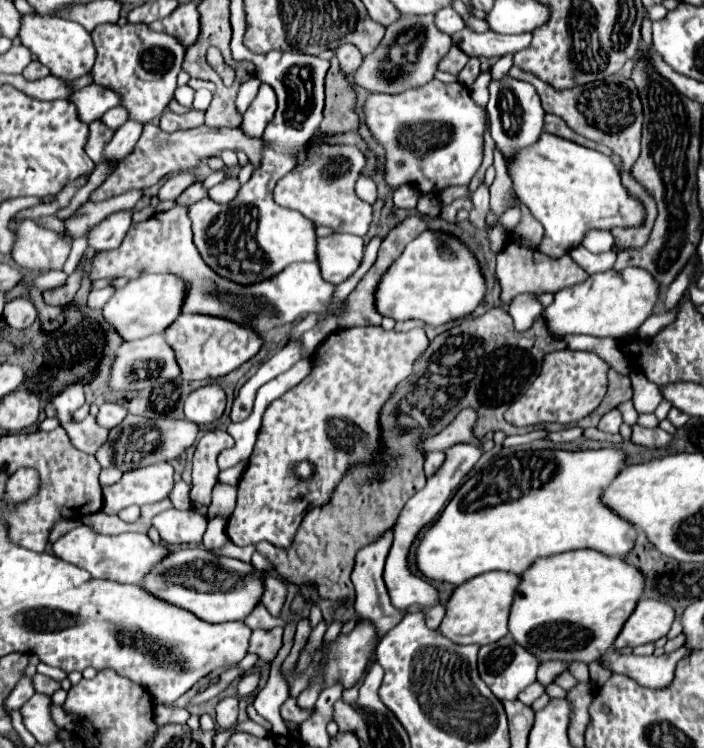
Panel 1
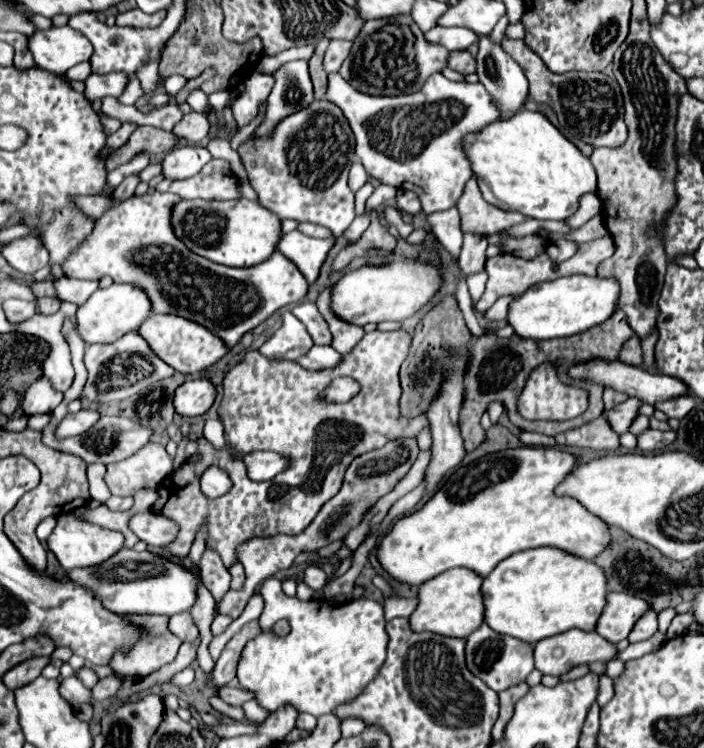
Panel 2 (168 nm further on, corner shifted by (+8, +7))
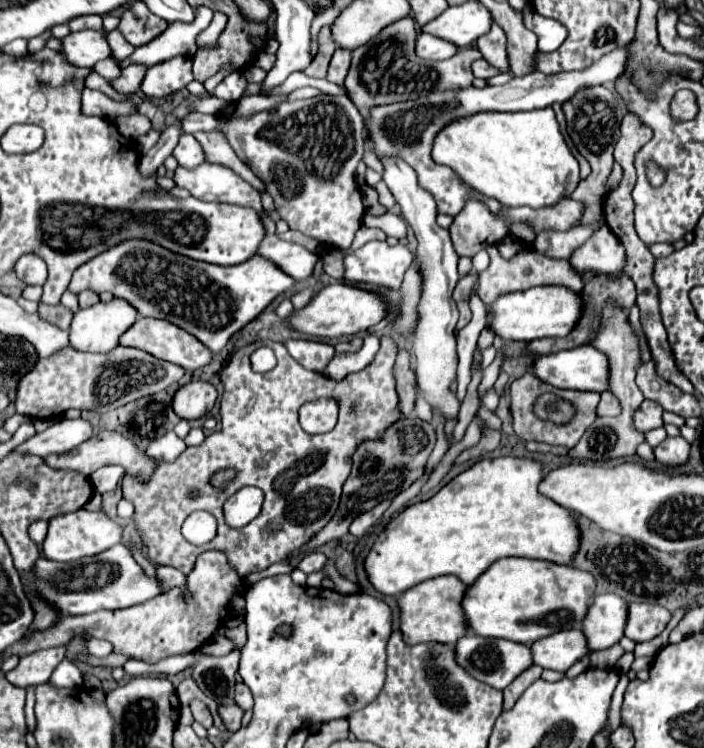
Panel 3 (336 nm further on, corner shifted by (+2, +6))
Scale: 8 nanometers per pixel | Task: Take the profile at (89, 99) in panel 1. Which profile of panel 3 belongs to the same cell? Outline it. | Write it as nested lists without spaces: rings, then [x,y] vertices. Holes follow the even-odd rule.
[[[130,64],[126,66],[120,76],[116,80],[112,80],[110,84],[114,86],[114,90],[118,94],[124,94],[124,96],[132,96],[140,90],[140,82],[144,78],[144,72],[146,72],[146,66],[142,64]]]

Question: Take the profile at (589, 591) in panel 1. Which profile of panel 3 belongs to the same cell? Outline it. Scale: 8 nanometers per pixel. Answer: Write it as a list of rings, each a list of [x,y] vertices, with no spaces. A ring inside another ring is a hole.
[[[502,558],[502,562],[494,562],[474,586],[466,592],[464,610],[474,634],[488,636],[488,638],[506,638],[522,644],[534,644],[540,638],[546,638],[558,630],[568,630],[576,624],[582,624],[586,612],[590,608],[592,596],[596,592],[596,580],[586,570],[574,566],[560,566],[546,560],[532,560],[532,558]]]

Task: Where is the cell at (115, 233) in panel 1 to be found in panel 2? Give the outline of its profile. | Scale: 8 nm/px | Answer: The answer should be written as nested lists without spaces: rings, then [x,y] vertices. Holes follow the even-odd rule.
[[[130,175],[130,177],[126,177],[126,179],[116,187],[116,191],[112,193],[112,197],[120,199],[120,201],[124,201],[124,199],[132,197],[132,195],[134,195],[134,191],[136,191],[136,187],[138,187],[138,183],[140,183],[138,175]]]

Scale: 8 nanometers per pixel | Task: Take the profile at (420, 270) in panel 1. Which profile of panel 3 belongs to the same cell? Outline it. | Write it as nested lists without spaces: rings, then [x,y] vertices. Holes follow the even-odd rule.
[[[344,282],[330,284],[322,288],[306,308],[294,310],[290,318],[286,318],[286,324],[292,328],[314,334],[314,336],[328,336],[328,338],[340,338],[340,336],[354,336],[358,332],[366,332],[370,326],[378,324],[390,314],[388,300],[372,290],[364,290],[358,286],[350,286]]]

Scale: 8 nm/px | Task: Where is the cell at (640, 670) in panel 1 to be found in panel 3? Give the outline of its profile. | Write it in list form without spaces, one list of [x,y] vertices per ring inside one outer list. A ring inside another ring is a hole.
[[[560,630],[550,638],[542,638],[532,644],[532,660],[542,668],[566,672],[578,660],[588,656],[592,650],[588,648],[588,638],[582,630]]]

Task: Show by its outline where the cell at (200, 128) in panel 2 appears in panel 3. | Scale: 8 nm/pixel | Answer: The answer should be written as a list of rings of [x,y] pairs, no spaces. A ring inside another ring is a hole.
[[[196,132],[194,138],[202,144],[208,162],[230,166],[238,176],[242,176],[246,182],[250,182],[256,190],[264,188],[262,180],[256,178],[254,172],[234,154],[234,150],[230,148],[230,144],[222,132]]]

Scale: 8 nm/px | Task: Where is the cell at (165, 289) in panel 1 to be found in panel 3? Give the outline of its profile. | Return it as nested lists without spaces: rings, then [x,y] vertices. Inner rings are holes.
[[[112,298],[108,302],[98,302],[90,308],[80,308],[74,314],[72,326],[70,326],[70,344],[76,346],[76,350],[82,352],[110,352],[118,346],[120,336],[140,318],[138,310],[122,300],[122,298]]]

